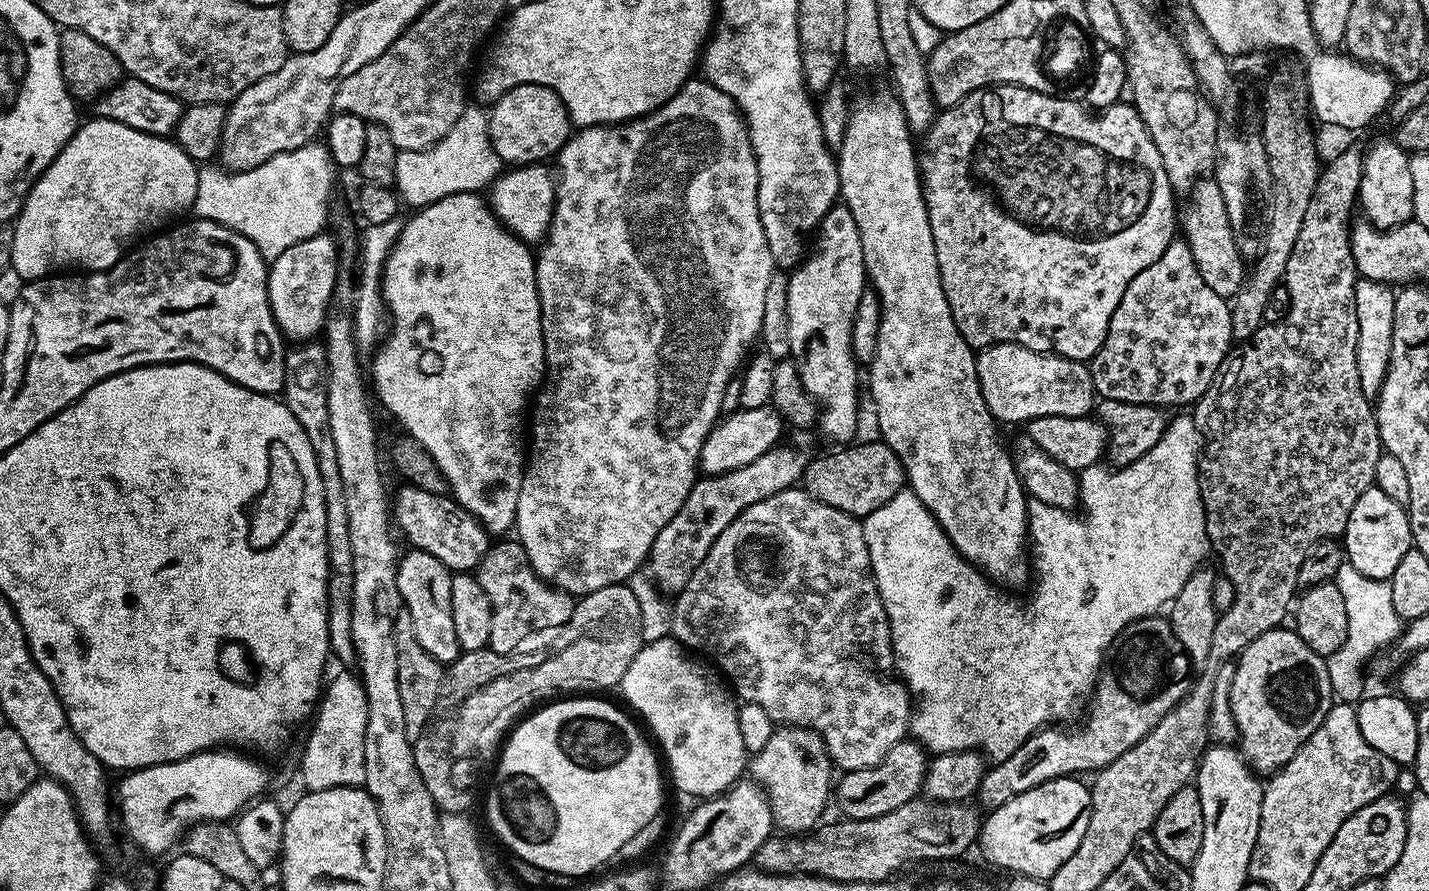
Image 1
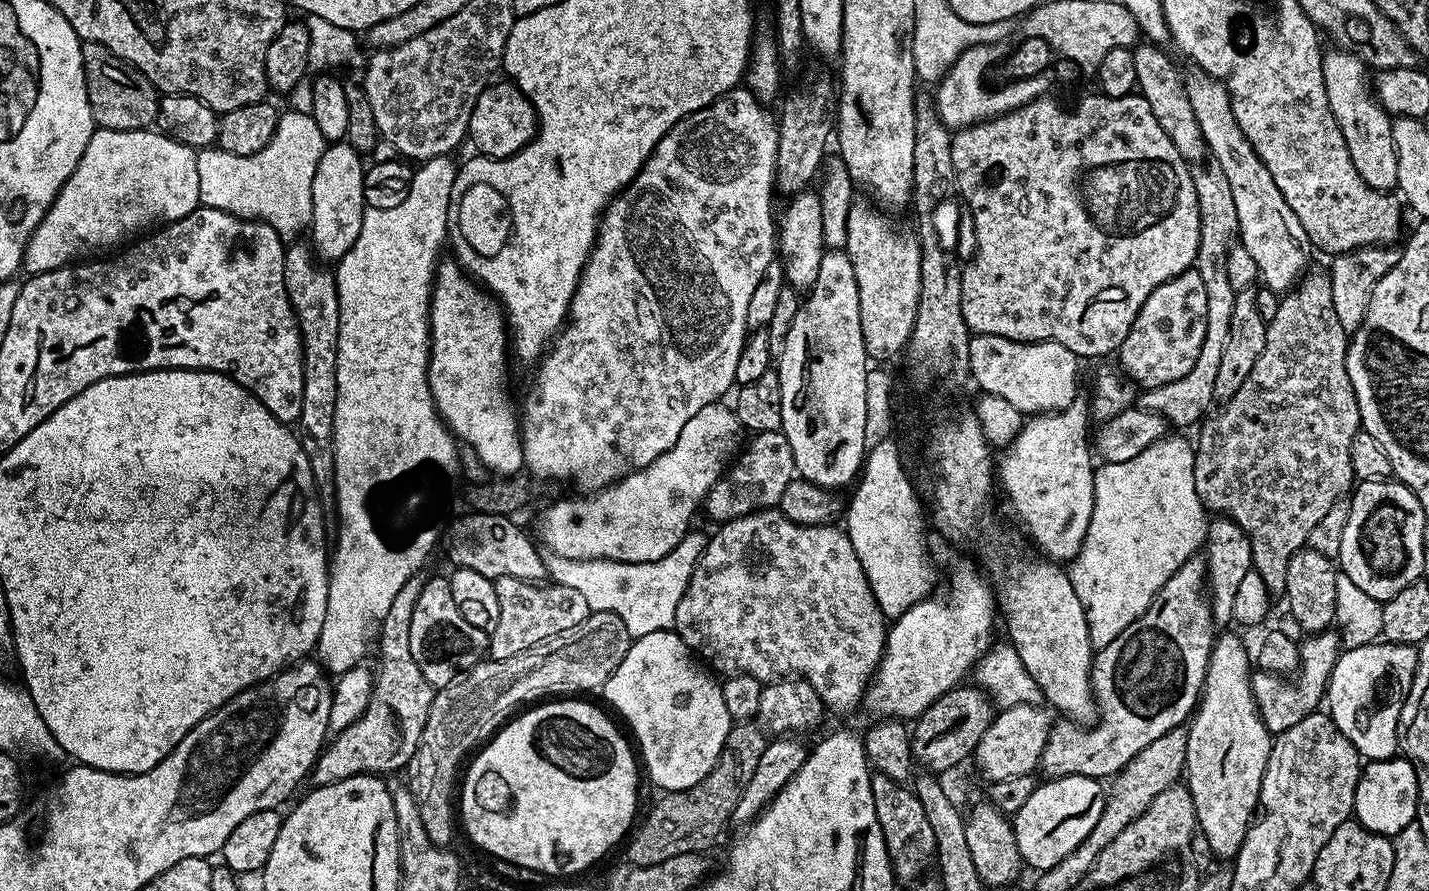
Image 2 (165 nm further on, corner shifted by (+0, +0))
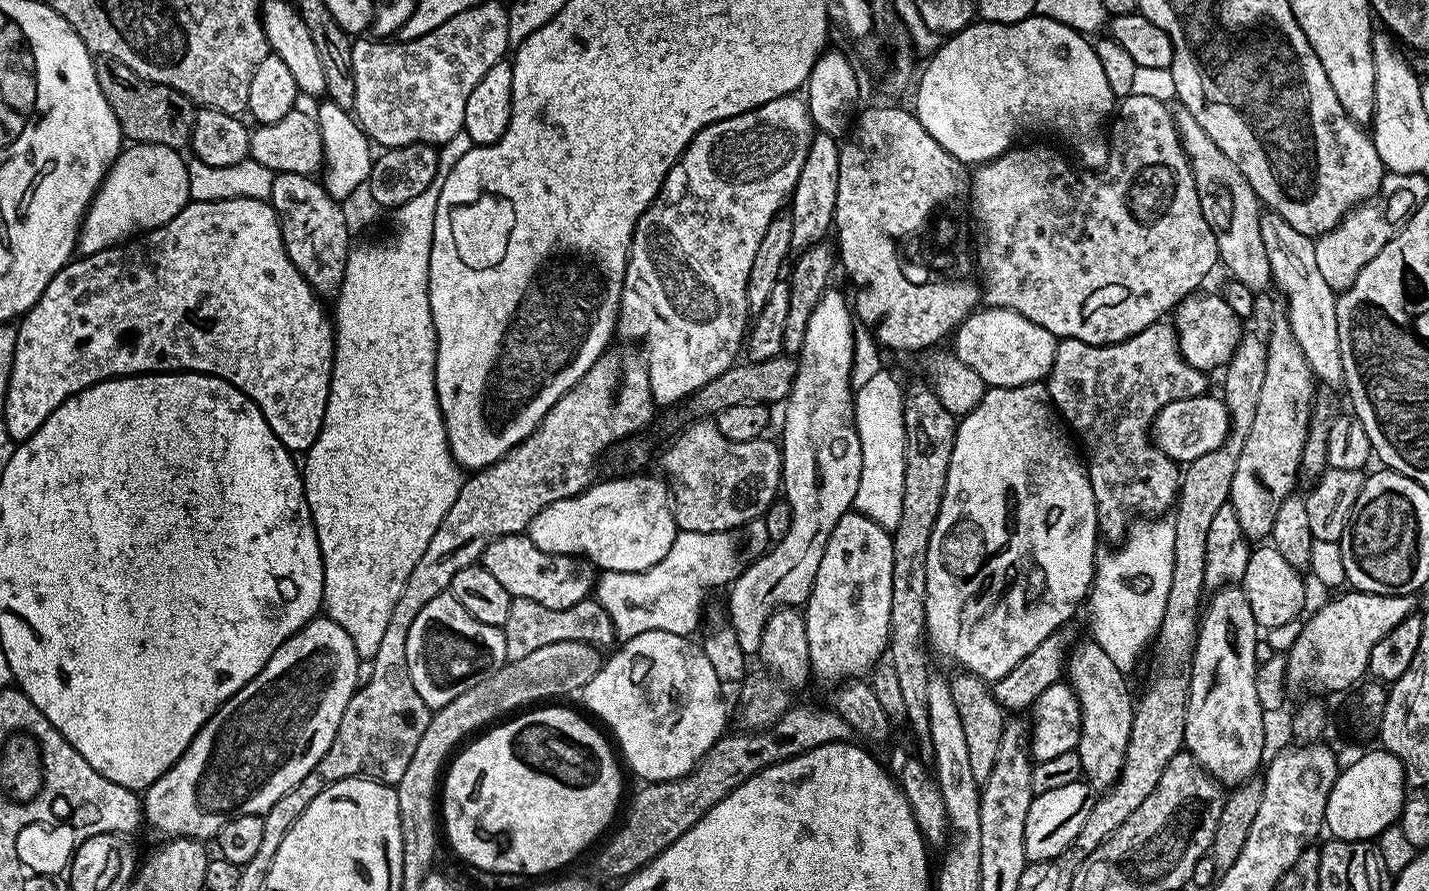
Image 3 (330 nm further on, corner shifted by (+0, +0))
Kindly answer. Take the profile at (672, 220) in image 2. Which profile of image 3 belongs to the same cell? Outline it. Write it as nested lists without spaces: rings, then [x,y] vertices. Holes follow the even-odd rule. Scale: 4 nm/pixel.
[[[793,94],[790,96],[783,96],[782,98],[774,98],[774,102],[766,102],[762,106],[758,106],[754,110],[750,110],[746,114],[738,114],[734,118],[726,118],[725,120],[719,120],[714,122],[710,126],[706,126],[702,131],[700,131],[696,137],[692,139],[686,146],[686,150],[681,156],[676,159],[676,164],[670,169],[666,174],[666,178],[662,182],[660,187],[660,192],[654,198],[652,205],[644,211],[644,213],[636,220],[636,229],[632,235],[632,249],[628,255],[628,265],[626,266],[626,274],[624,275],[624,289],[622,290],[622,298],[620,299],[620,313],[616,319],[616,331],[615,335],[620,336],[621,341],[624,342],[636,342],[632,340],[641,340],[644,343],[643,351],[646,353],[646,363],[648,366],[648,377],[650,378],[650,386],[652,387],[652,398],[657,405],[660,404],[672,404],[675,400],[680,400],[679,402],[687,401],[692,393],[697,392],[702,386],[711,384],[714,378],[718,378],[718,374],[722,374],[728,368],[732,367],[733,364],[737,363],[739,354],[742,352],[742,345],[746,340],[746,329],[750,324],[750,313],[748,310],[748,303],[746,302],[746,284],[750,278],[750,266],[754,262],[754,254],[758,251],[758,242],[762,242],[762,234],[766,234],[766,226],[770,226],[770,222],[775,216],[785,207],[786,201],[791,197],[795,190],[795,183],[798,182],[798,176],[802,171],[803,163],[806,161],[808,147],[811,146],[812,137],[814,135],[814,125],[812,122],[811,114],[808,113],[807,103],[799,95]]]

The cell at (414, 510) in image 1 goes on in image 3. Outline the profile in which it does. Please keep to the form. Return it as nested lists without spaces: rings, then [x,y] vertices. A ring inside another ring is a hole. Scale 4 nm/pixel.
[[[528,535],[499,536],[490,546],[486,546],[482,557],[482,566],[498,578],[502,586],[513,598],[538,602],[538,606],[546,606],[550,610],[566,610],[566,606],[574,606],[578,602],[589,599],[593,595],[598,572],[587,560],[574,556],[546,554],[546,550],[538,550]]]

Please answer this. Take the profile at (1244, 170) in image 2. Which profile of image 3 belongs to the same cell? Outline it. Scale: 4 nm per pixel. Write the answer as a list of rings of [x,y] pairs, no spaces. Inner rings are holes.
[[[1267,210],[1260,213],[1260,233],[1262,243],[1266,246],[1266,258],[1270,260],[1272,284],[1284,295],[1282,300],[1287,305],[1290,330],[1294,330],[1294,338],[1298,338],[1298,346],[1302,346],[1302,354],[1313,377],[1321,385],[1339,385],[1344,378],[1344,367],[1338,342],[1337,293],[1326,286],[1318,271],[1318,262],[1314,262],[1313,237],[1298,234],[1298,230],[1294,230],[1286,218]]]

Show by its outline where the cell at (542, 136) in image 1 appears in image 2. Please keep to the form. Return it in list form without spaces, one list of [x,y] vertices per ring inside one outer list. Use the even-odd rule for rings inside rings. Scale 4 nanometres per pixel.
[[[511,82],[504,84],[489,83],[478,94],[474,110],[470,114],[470,126],[467,139],[477,148],[479,155],[493,160],[506,160],[515,157],[529,142],[535,140],[538,121],[536,108],[530,98],[518,85]]]

